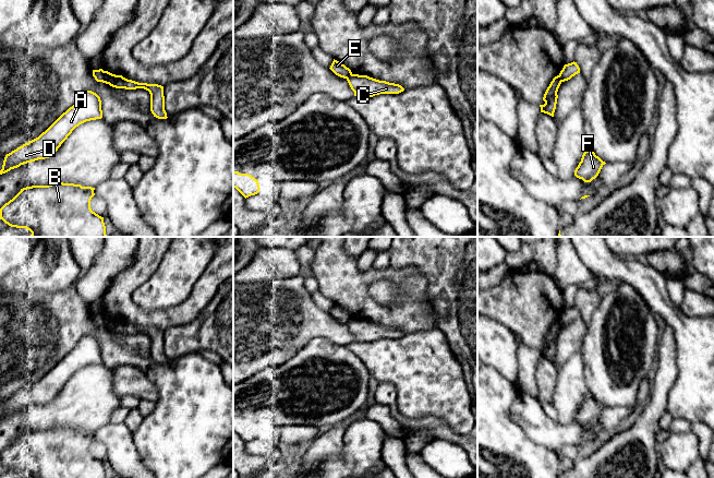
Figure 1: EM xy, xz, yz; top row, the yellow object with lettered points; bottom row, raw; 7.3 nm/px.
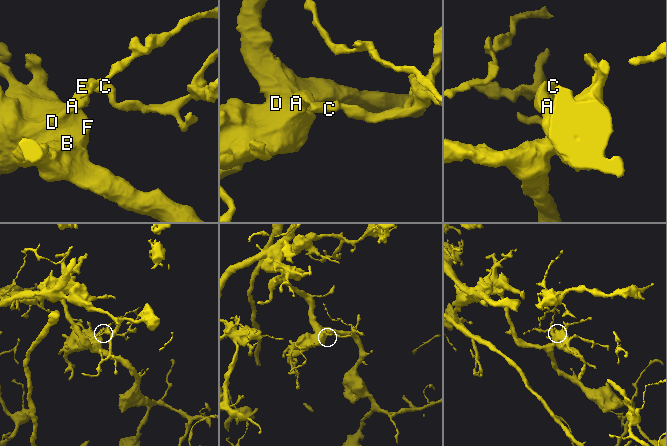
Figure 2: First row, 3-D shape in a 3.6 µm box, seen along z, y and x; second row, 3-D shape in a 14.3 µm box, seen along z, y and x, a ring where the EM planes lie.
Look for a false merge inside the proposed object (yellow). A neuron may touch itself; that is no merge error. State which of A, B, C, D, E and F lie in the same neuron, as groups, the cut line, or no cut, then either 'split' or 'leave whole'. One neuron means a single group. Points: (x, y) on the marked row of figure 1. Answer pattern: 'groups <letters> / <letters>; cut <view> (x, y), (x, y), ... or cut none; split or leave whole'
groups A B D E F / C; cut xy (103, 71), (108, 83); split

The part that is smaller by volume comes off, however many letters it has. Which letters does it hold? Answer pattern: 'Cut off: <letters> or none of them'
Cut off: C

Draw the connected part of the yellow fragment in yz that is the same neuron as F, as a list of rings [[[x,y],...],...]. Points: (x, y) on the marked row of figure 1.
[[[589,148],[583,153],[581,162],[574,170],[574,176],[584,182],[591,182],[598,176],[605,164],[605,162],[595,155],[592,148]]]

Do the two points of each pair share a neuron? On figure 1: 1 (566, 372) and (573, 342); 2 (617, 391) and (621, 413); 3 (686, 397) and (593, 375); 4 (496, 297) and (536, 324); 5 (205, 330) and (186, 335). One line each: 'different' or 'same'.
1: different
2: different
3: different
4: same
5: same

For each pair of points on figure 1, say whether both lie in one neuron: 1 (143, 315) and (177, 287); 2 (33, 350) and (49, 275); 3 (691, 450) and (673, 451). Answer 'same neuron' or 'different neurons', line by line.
1: different neurons
2: different neurons
3: same neuron

